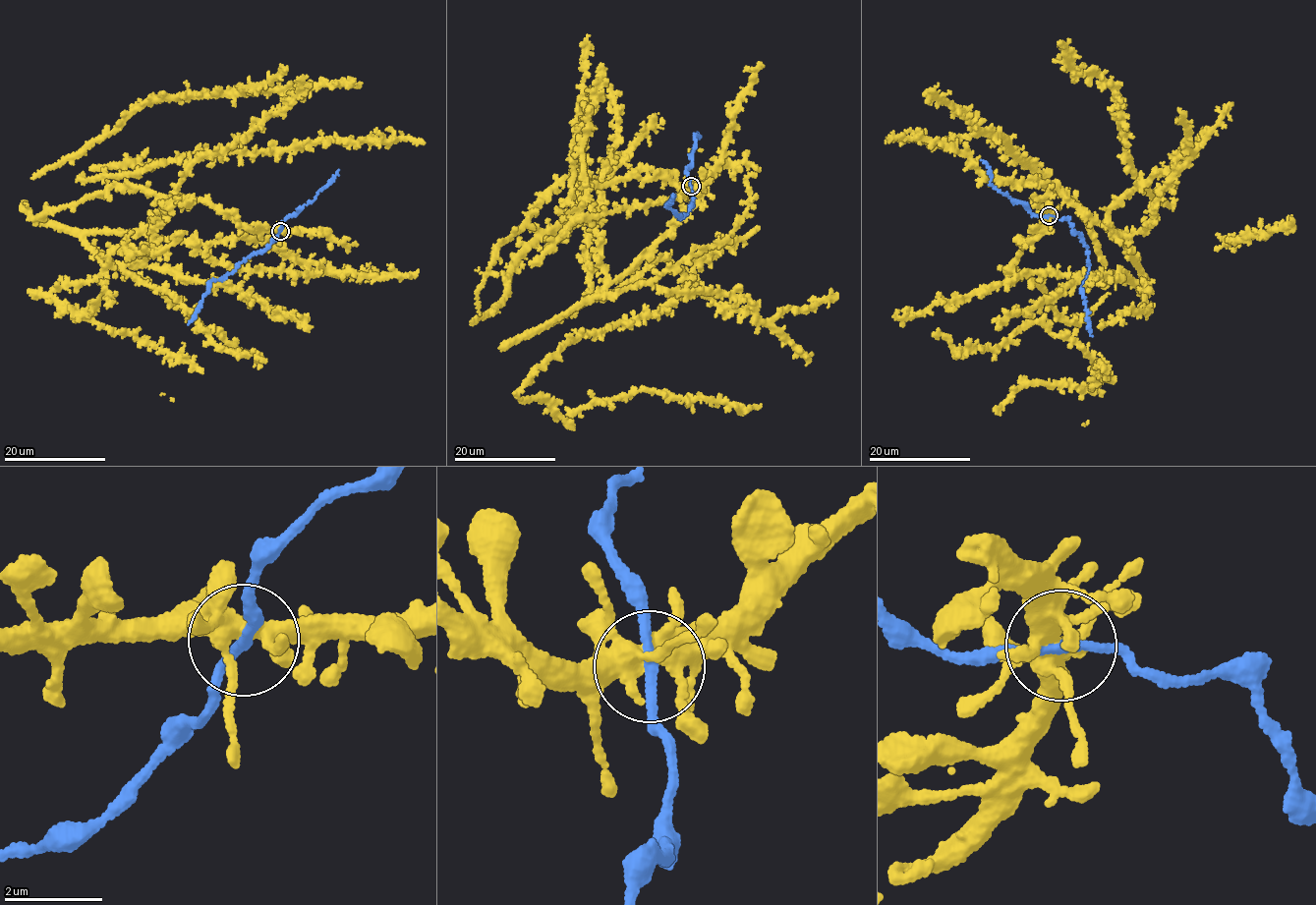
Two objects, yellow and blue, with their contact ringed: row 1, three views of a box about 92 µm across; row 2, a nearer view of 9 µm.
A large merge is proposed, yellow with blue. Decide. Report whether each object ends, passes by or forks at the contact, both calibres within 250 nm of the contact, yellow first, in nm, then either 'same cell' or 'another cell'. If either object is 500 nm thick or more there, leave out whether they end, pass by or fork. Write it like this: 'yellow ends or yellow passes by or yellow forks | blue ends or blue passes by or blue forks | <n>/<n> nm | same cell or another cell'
yellow forks | blue passes by | 400/170 nm | same cell

